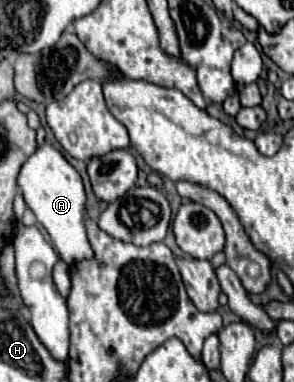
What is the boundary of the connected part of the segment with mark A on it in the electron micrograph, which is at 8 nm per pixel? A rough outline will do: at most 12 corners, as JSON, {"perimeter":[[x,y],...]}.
{"perimeter":[[59,150],[21,166],[25,204],[67,264],[91,258],[85,190]]}

